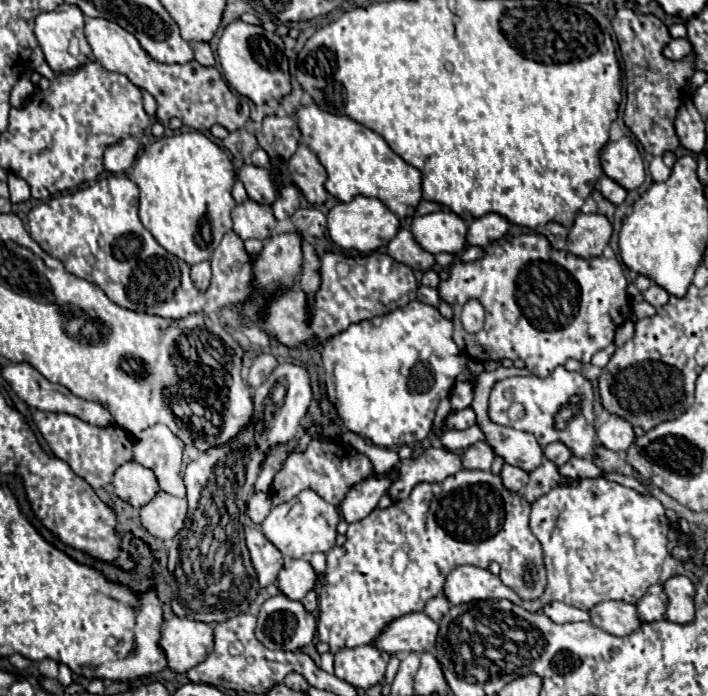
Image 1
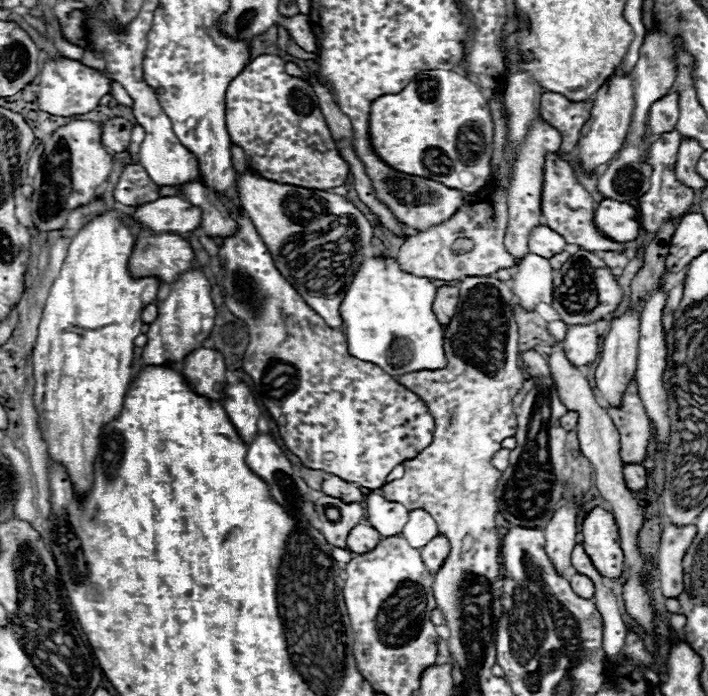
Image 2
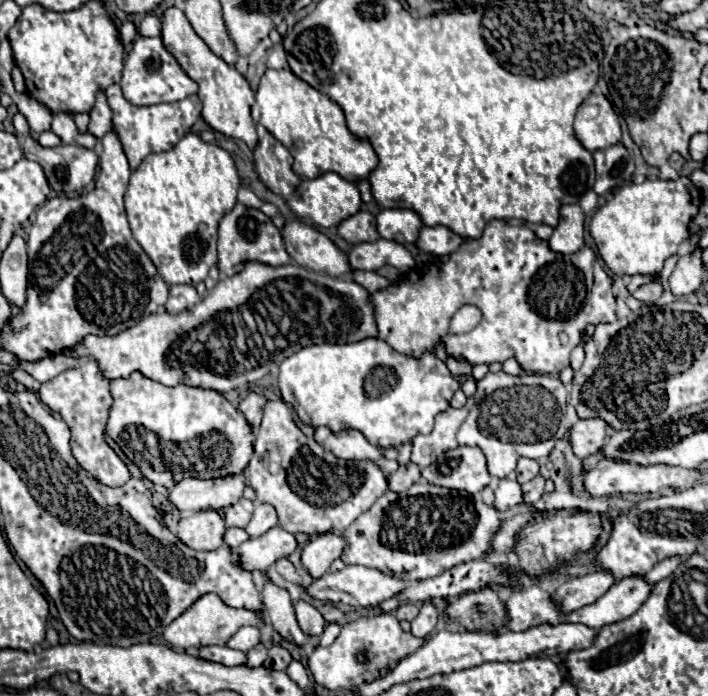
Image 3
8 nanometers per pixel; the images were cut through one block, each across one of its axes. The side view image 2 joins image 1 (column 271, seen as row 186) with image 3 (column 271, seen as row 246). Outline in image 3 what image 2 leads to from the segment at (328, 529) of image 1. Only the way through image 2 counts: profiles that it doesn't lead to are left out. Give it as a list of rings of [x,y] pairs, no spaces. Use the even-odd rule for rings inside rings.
[[[258,504],[254,508],[254,516],[252,516],[250,524],[246,526],[246,532],[250,536],[262,536],[264,532],[268,532],[270,528],[274,528],[276,524],[278,524],[276,510],[270,504]]]

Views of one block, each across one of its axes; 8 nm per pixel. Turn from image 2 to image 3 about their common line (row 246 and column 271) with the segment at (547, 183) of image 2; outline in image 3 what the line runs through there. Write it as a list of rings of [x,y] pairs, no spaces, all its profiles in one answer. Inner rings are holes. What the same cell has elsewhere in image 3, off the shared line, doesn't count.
[[[266,580],[264,588],[262,588],[262,596],[264,596],[264,606],[268,612],[268,620],[270,624],[276,628],[276,632],[288,640],[294,642],[296,646],[304,646],[306,644],[306,636],[300,630],[296,616],[294,616],[294,606],[290,602],[290,594],[288,590],[272,584],[270,580]]]

